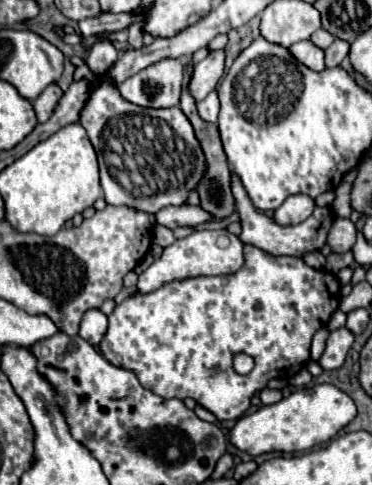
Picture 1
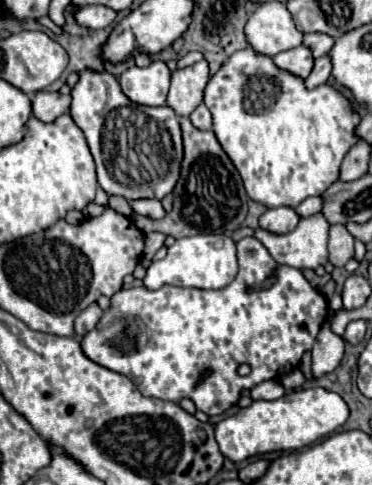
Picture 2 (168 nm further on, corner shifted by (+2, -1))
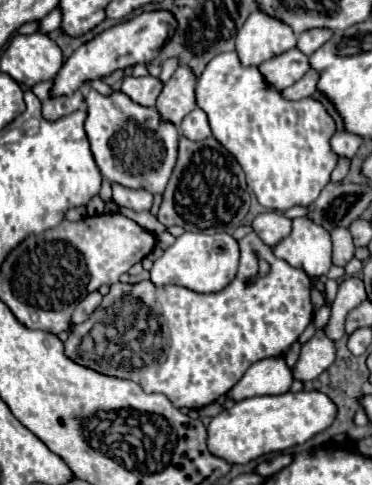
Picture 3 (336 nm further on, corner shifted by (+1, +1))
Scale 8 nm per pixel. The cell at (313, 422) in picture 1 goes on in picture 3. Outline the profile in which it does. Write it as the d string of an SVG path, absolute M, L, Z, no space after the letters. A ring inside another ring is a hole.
M284 392L276 396L254 396L236 402L232 408L222 410L206 426L208 450L210 454L224 458L230 464L248 464L270 452L282 452L292 446L304 444L318 432L326 430L336 416L334 402L318 392Z

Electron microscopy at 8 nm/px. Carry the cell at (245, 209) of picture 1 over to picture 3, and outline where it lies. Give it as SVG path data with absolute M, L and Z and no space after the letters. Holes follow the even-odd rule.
M294 218L292 234L274 246L274 256L300 268L308 278L328 274L332 266L330 234L308 218Z

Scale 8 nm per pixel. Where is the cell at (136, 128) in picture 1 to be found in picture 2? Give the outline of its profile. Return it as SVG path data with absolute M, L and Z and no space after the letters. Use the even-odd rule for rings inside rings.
M91 68L79 72L79 82L71 90L71 98L71 118L87 138L95 158L99 186L109 196L123 196L131 202L141 198L163 200L173 192L183 162L181 126L173 108L133 104L121 92L111 72Z

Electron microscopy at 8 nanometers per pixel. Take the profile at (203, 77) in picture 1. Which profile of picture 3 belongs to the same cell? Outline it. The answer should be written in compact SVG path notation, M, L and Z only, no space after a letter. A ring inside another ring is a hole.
M180 66L172 74L156 100L156 110L162 122L172 122L174 126L180 126L182 118L196 108L194 86L196 78L194 74L190 74L190 70L186 70L186 66Z

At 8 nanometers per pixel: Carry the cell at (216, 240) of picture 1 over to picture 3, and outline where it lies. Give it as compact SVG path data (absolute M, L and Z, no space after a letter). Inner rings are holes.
M184 232L158 260L154 260L150 276L156 286L176 284L200 294L220 292L234 280L238 270L238 258L240 258L238 242L226 232L218 232L218 234Z

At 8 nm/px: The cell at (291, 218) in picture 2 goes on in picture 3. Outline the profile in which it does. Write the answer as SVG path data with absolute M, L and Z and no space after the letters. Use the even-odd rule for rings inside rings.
M266 212L254 218L252 230L260 236L260 240L266 246L276 246L280 240L284 240L290 234L292 220L288 220L280 212Z

